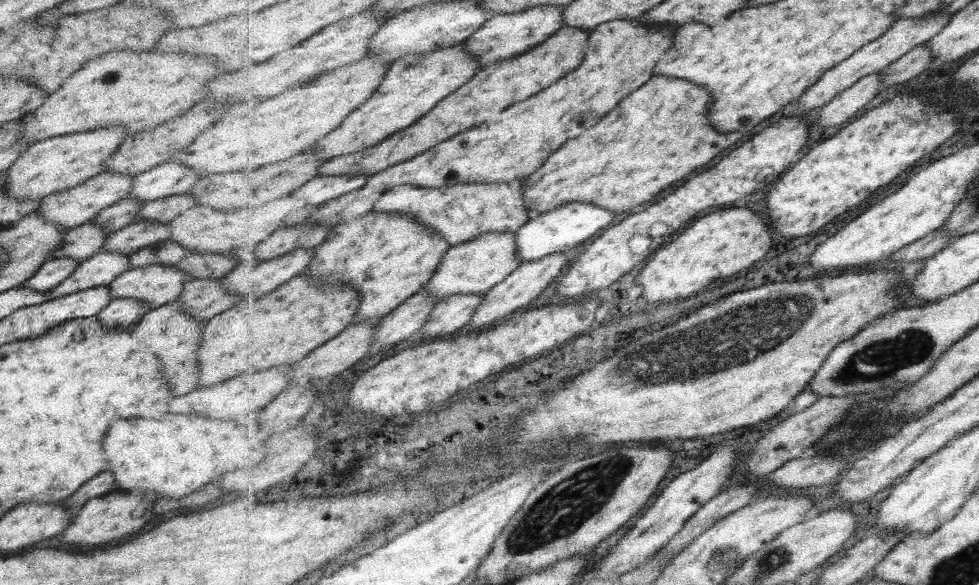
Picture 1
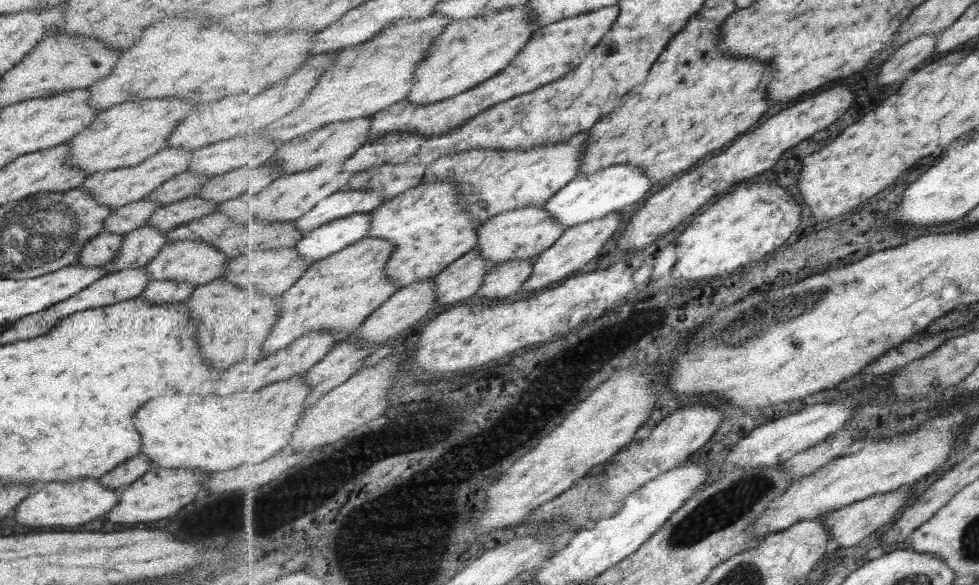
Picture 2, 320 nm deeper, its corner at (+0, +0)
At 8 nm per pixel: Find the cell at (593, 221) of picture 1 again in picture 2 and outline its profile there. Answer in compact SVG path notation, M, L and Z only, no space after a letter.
M621 163L598 173L579 174L547 202L545 210L567 230L582 222L599 221L601 218L607 218L609 214L621 212L624 208L629 209L635 202L645 198L651 185L652 180L649 180L649 175L641 168Z

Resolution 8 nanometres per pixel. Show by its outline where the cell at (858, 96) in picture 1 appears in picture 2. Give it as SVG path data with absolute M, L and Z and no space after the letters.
M939 33L922 34L921 37L903 43L903 46L882 64L878 73L879 88L905 80L905 72L915 70L923 60L938 52L938 37Z

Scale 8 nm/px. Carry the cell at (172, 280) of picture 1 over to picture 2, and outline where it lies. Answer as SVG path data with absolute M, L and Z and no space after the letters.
M180 240L166 242L145 268L148 270L150 280L187 281L197 286L222 278L228 259L226 254L206 242Z

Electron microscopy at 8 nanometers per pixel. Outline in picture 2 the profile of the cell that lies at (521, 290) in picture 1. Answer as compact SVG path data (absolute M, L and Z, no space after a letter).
M615 212L615 214L609 214L607 218L601 218L599 221L582 222L568 228L555 245L536 256L534 272L530 274L528 281L523 285L523 292L535 292L549 286L549 284L557 284L565 280L567 276L571 276L573 272L577 272L581 266L589 264L595 256L599 256L603 246L613 238L615 230L621 226L619 216L621 216L621 212Z

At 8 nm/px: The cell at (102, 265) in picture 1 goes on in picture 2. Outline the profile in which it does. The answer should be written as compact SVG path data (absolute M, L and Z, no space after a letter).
M149 225L124 235L116 257L105 264L106 274L145 266L166 243L166 233Z

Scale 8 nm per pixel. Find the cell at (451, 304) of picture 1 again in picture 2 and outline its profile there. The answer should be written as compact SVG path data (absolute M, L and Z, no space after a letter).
M537 258L513 259L492 265L485 275L481 290L475 296L475 301L503 299L519 294L530 274L534 272L535 259Z

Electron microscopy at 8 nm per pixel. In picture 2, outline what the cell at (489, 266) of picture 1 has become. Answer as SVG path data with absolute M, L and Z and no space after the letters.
M524 206L521 210L511 210L505 214L493 216L478 227L481 255L492 265L509 262L513 259L528 259L545 252L556 244L566 228L547 210L537 206Z

